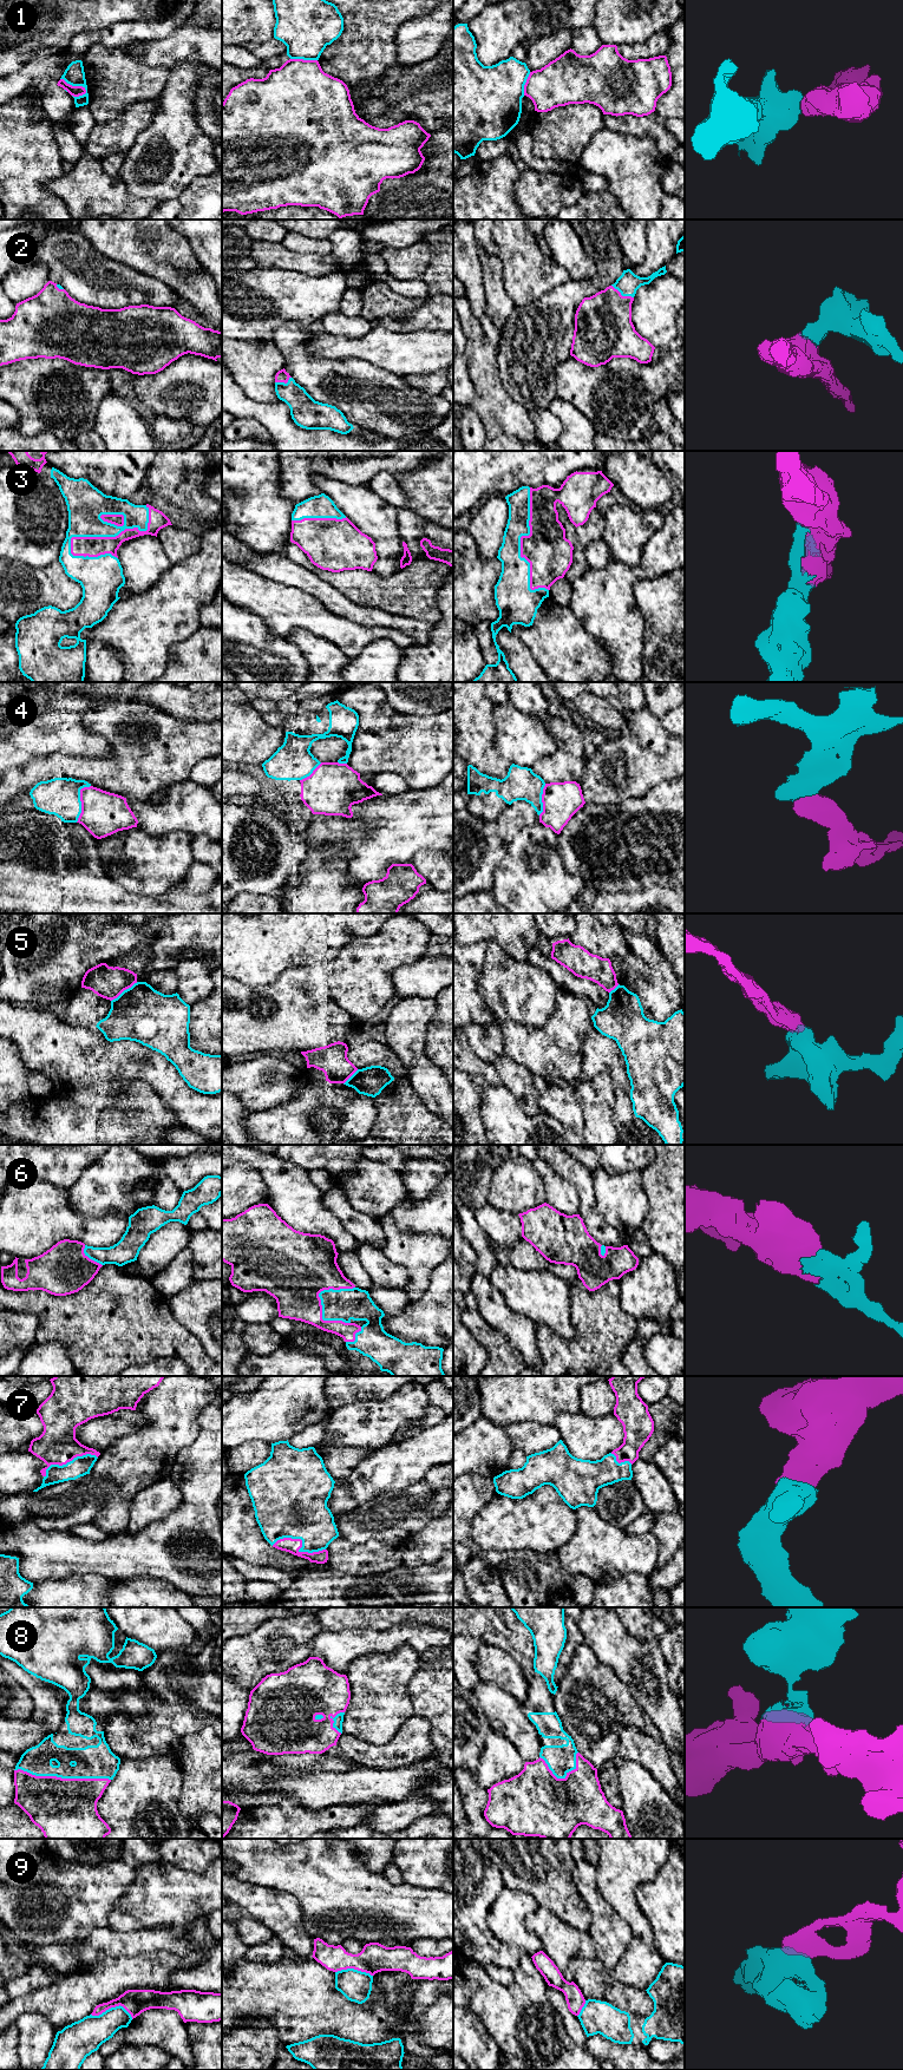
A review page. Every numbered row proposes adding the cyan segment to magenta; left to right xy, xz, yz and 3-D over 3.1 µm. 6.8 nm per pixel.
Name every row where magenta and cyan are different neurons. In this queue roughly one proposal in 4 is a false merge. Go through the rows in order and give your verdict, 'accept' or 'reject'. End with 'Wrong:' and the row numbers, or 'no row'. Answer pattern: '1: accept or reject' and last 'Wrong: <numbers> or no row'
1: reject
2: accept
3: accept
4: reject
5: reject
6: accept
7: accept
8: accept
9: reject
Wrong: 1, 4, 5, 9

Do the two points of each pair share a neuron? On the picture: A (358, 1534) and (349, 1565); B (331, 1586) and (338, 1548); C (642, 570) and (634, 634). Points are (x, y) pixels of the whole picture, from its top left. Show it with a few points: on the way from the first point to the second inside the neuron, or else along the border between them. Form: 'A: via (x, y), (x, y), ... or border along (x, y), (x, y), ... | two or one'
A: border along (339, 1535), (354, 1543), (371, 1541) | two
B: border along (328, 1569), (361, 1576) | two
C: via (626, 584), (626, 617) | one

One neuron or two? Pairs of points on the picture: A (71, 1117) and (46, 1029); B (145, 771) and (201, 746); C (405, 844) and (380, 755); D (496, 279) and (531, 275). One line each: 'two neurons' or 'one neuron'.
A: two neurons
B: one neuron
C: two neurons
D: two neurons

